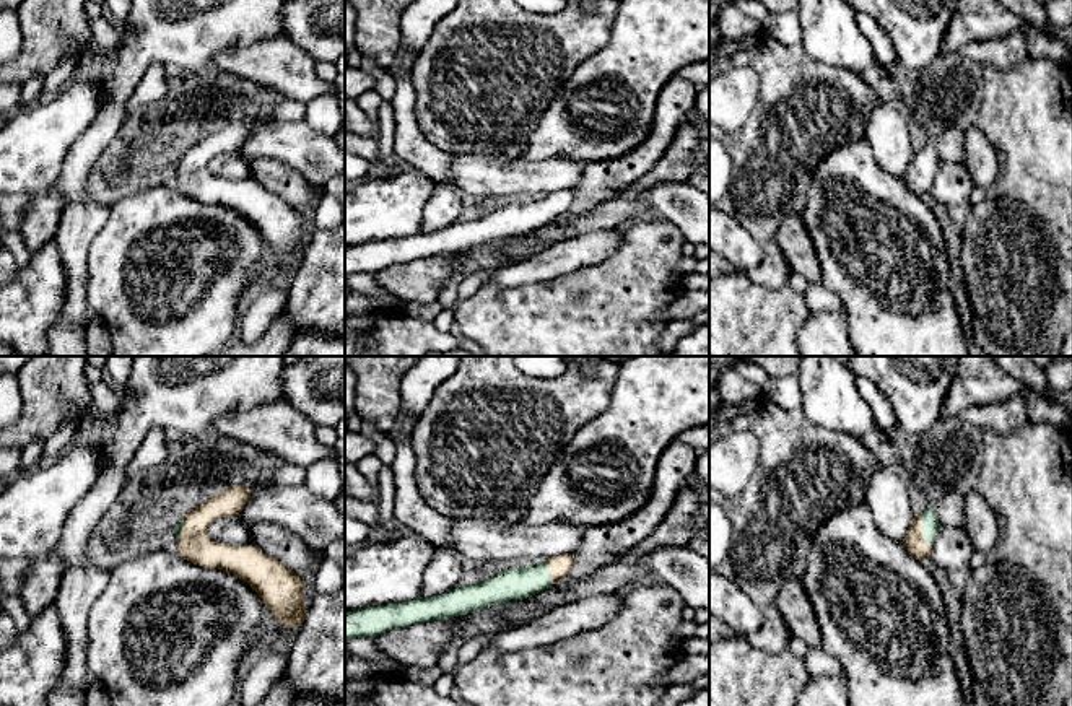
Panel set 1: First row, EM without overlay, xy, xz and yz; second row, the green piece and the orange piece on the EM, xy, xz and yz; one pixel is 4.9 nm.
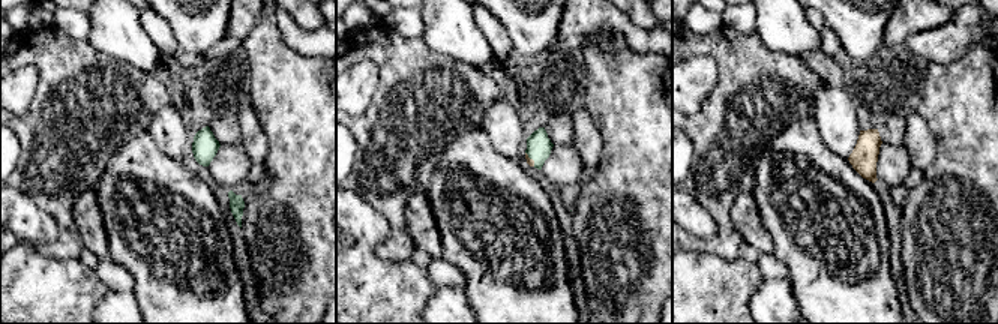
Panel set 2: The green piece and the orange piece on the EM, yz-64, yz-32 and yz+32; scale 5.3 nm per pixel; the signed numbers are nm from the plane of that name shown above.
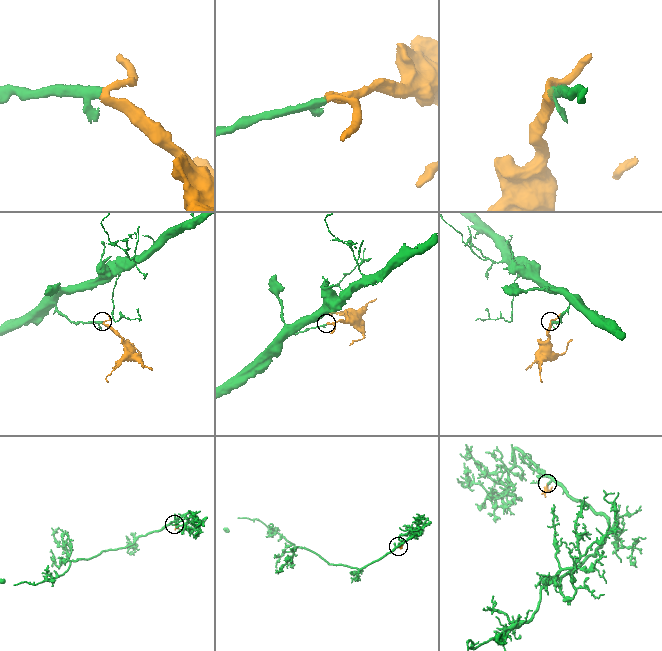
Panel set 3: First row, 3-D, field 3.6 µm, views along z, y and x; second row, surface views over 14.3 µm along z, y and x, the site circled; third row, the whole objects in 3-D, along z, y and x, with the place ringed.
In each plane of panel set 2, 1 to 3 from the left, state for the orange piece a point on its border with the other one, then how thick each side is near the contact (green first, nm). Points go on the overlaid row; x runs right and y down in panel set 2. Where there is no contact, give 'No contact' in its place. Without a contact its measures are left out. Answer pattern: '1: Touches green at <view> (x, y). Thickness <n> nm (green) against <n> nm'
1: No contact
2: Touches green at yz-32 (532, 158). Thickness 140 nm (green) against 40 nm
3: No contact

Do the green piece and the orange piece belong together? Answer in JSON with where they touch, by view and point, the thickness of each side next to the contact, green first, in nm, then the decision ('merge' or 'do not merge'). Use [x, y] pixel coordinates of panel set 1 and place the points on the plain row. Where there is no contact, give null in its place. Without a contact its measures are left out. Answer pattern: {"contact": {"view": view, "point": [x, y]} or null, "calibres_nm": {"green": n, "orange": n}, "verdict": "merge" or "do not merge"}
{"contact": {"view": "yz", "point": [923, 166]}, "calibres_nm": {"green": 90, "orange": 110}, "verdict": "merge"}

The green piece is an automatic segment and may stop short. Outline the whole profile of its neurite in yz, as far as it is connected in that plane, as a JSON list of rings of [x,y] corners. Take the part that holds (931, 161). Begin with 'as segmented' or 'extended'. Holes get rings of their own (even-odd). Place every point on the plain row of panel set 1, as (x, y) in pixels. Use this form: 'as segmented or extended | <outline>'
extended | [[[929,143],[922,150],[914,150],[903,181],[916,195],[924,198],[932,189],[932,181],[940,164],[942,159],[937,155],[935,145]]]

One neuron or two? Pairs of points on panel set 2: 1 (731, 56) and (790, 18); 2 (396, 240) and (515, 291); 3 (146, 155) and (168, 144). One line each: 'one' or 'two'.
1: two
2: two
3: two

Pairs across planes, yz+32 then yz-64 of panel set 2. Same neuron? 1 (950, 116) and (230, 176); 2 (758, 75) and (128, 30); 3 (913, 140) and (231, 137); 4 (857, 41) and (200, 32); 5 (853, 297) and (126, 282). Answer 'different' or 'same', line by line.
1: different
2: different
3: different
4: same
5: different

